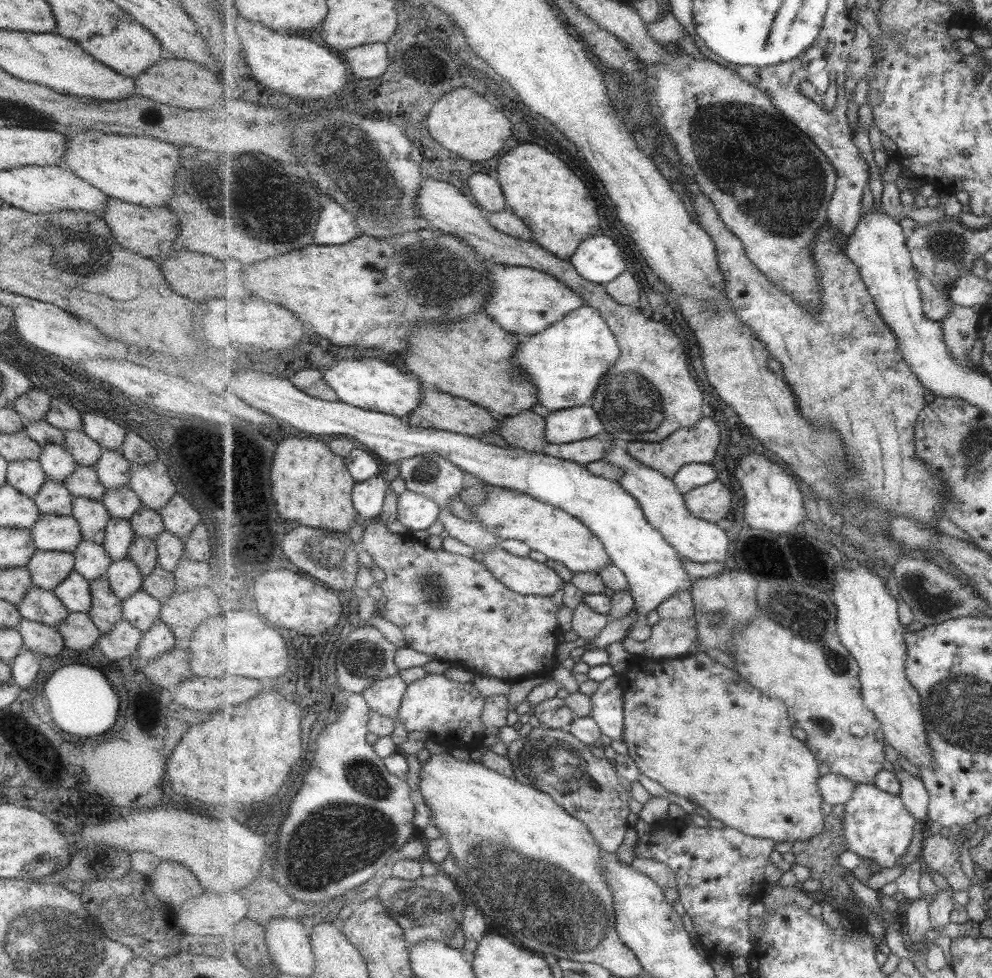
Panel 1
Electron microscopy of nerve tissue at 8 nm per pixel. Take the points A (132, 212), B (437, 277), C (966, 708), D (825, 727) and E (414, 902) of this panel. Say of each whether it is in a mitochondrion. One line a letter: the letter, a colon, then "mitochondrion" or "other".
A: other
B: mitochondrion
C: mitochondrion
D: mitochondrion
E: mitochondrion

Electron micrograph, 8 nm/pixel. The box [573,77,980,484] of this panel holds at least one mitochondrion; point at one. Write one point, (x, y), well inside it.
(718, 130)

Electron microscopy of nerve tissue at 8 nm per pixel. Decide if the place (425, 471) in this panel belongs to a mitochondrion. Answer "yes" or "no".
yes

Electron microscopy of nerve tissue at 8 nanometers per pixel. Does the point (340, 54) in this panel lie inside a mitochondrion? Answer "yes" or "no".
no

